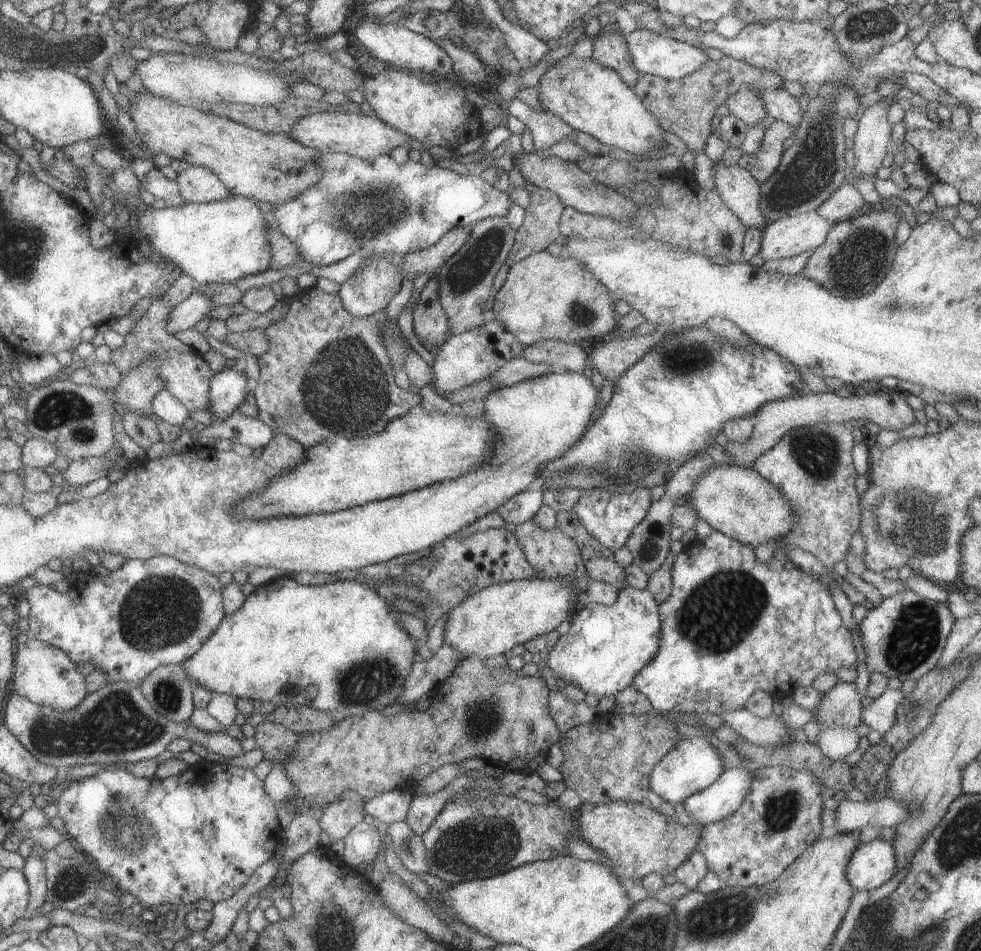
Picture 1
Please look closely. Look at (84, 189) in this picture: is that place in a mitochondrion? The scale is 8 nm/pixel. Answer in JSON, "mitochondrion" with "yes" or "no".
{"mitochondrion":"no"}

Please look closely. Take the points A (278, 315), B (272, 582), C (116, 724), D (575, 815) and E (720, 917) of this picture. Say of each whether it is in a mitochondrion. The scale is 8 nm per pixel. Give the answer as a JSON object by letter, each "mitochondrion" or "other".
{"A":"other","B":"other","C":"mitochondrion","D":"other","E":"mitochondrion"}

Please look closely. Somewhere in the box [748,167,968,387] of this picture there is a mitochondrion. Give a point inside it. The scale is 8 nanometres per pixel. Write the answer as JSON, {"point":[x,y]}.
{"point":[855,263]}

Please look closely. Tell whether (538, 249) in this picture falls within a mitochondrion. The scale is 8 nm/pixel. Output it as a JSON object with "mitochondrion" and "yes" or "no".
{"mitochondrion":"no"}

